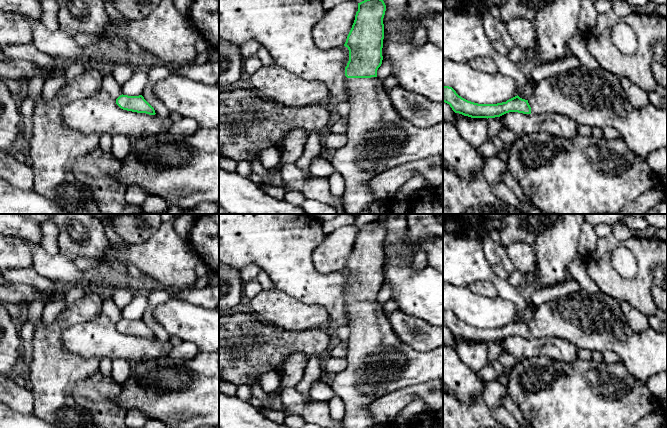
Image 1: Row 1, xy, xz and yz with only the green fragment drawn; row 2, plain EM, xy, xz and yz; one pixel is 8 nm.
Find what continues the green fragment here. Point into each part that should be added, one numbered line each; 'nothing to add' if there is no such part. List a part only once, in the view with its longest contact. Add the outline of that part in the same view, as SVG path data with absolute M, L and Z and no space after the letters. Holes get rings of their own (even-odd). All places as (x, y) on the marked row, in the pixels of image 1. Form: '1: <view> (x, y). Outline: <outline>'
1: xz (378, 138). Outline: M377 77L346 78L345 82L350 96L347 143L334 151L330 163L345 182L342 196L345 214L361 214L379 200L367 187L372 178L404 163L432 156L443 157L443 122L422 129L403 119Z

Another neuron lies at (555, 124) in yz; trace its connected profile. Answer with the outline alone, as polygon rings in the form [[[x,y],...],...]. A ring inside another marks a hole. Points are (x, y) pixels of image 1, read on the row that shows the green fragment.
[[[509,112],[500,117],[503,127],[515,132],[518,136],[543,132],[556,137],[572,138],[578,134],[578,124],[557,113],[523,114]]]

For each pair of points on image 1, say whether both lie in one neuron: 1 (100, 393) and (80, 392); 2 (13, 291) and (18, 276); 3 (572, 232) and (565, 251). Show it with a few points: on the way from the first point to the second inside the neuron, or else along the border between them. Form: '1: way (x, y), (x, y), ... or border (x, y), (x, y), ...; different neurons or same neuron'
1: way (95, 393), (85, 393); same neuron
2: border (10, 281), (30, 284), (37, 288); different neurons
3: way (567, 237), (565, 239), (565, 246); same neuron

